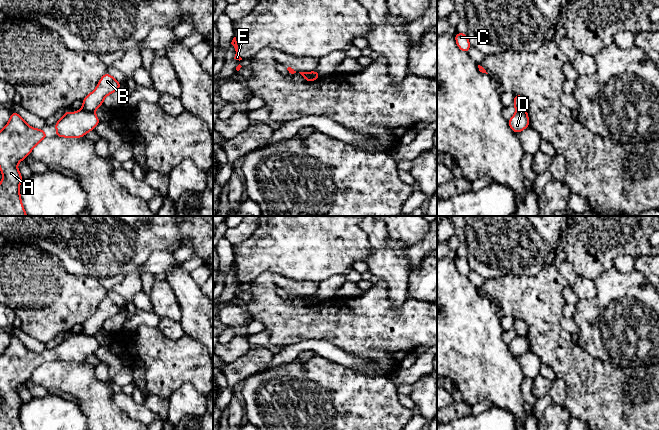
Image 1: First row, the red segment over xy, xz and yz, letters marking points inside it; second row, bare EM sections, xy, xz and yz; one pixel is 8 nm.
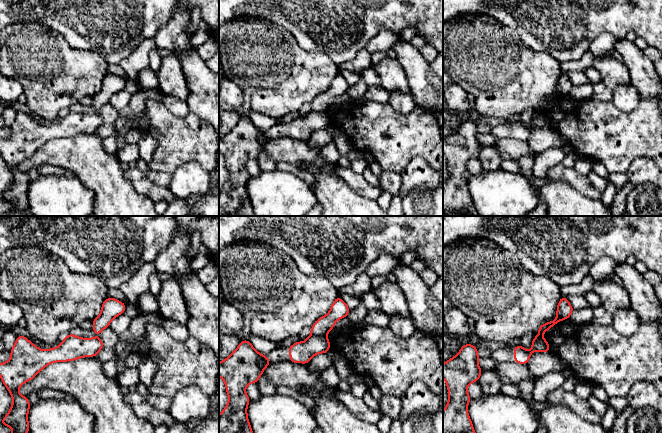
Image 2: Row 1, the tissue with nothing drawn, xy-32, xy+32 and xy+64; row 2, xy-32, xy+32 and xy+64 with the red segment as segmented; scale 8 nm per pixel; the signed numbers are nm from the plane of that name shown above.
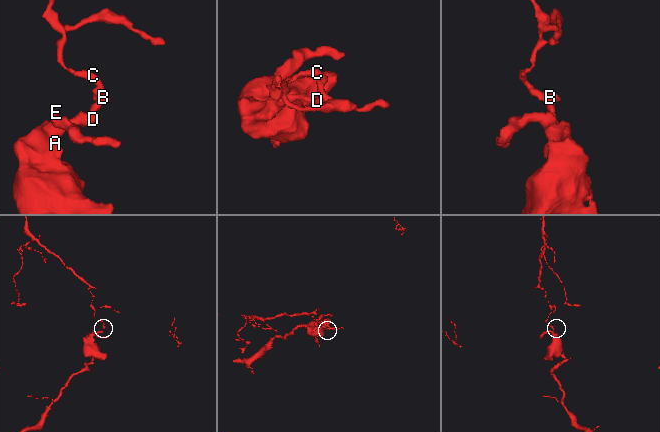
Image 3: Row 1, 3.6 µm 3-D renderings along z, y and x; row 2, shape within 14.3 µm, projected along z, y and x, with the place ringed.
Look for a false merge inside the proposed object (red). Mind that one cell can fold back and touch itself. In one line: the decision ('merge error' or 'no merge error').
merge error

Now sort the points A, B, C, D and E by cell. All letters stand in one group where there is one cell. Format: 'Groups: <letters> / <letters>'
Groups: A D E / B C

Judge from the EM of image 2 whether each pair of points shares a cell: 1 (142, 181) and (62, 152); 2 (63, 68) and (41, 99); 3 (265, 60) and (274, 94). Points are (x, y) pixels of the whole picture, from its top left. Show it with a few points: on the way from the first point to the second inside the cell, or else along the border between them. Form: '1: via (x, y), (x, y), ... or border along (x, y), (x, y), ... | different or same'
1: border along (124, 171), (133, 188), (140, 193) | different
2: via (55, 76), (53, 86), (49, 91) | same
3: via (271, 68), (274, 71), (274, 86) | same

